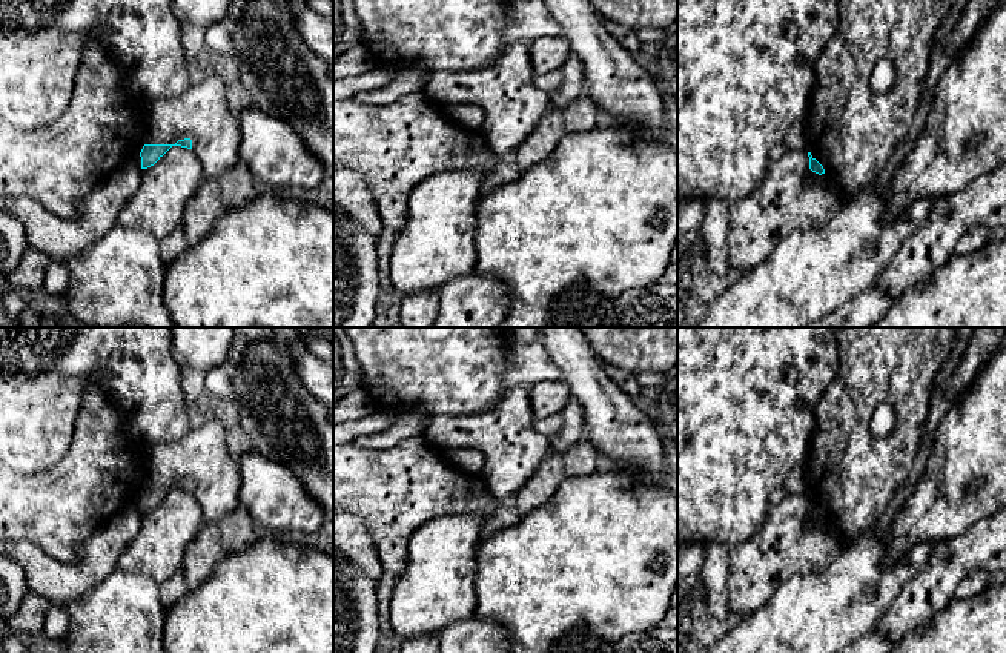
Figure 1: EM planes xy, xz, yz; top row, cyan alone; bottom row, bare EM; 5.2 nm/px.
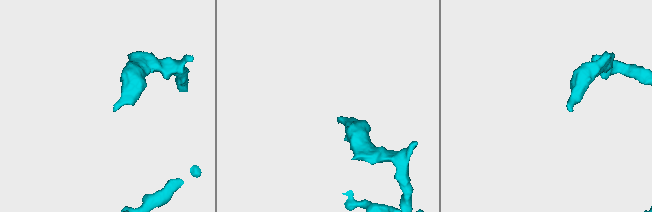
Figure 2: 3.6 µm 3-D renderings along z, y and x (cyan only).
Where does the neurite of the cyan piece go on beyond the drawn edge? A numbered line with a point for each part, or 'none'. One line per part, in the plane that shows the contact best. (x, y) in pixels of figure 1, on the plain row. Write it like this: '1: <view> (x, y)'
none

